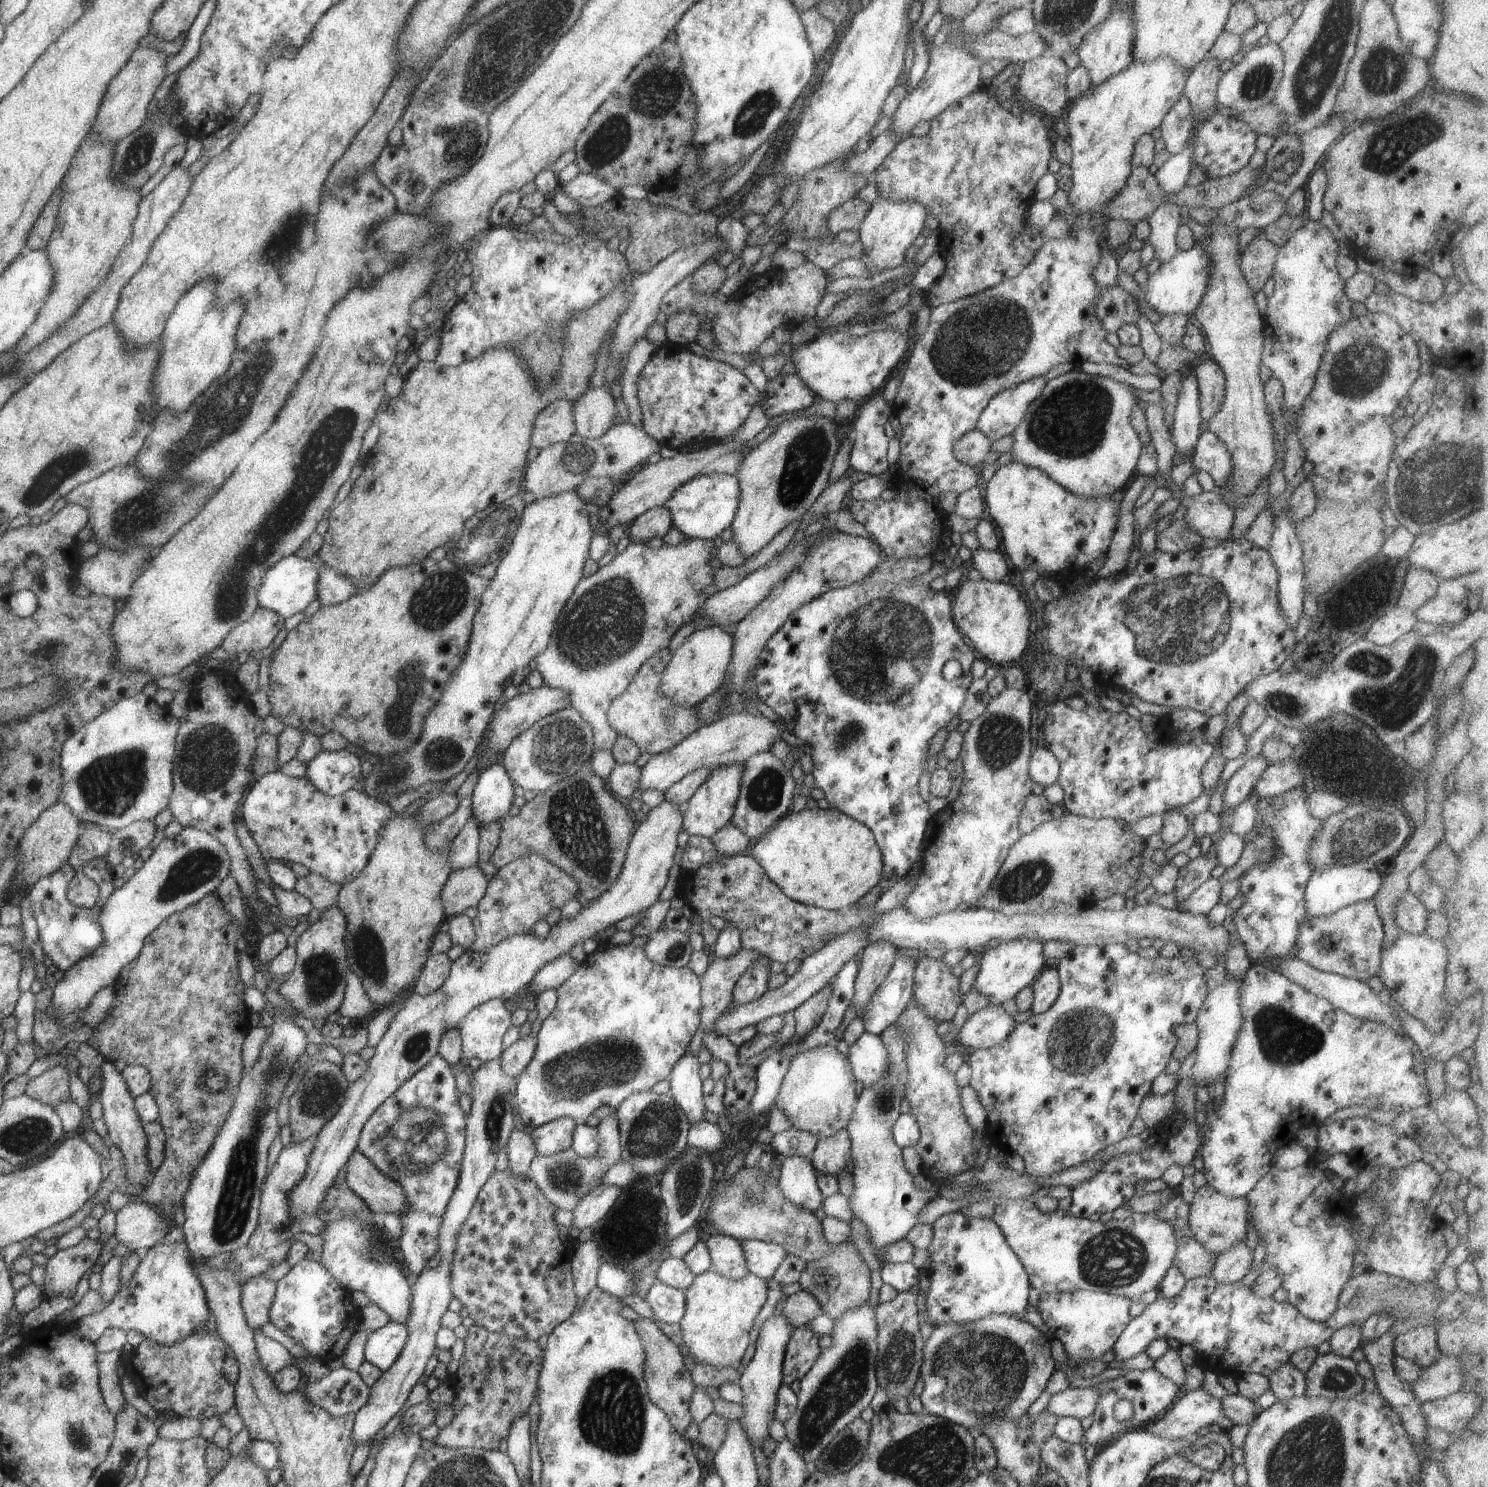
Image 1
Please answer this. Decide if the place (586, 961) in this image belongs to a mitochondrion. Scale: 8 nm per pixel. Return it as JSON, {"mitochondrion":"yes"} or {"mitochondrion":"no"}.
{"mitochondrion":"no"}

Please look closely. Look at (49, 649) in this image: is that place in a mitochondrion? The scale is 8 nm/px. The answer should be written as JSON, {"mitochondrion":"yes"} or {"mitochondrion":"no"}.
{"mitochondrion":"no"}

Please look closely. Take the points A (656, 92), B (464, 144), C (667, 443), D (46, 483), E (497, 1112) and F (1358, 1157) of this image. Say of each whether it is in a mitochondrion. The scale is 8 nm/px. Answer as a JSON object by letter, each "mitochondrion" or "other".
{"A":"mitochondrion","B":"mitochondrion","C":"other","D":"mitochondrion","E":"mitochondrion","F":"other"}

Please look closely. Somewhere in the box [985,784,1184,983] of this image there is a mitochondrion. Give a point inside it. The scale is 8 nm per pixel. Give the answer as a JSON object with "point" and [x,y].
{"point":[1031,878]}

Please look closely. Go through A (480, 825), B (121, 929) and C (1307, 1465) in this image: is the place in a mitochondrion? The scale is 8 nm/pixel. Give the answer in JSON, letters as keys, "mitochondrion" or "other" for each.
{"A":"other","B":"other","C":"mitochondrion"}

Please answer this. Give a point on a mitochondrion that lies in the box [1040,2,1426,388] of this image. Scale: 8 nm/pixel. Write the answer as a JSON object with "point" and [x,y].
{"point":[1384,73]}

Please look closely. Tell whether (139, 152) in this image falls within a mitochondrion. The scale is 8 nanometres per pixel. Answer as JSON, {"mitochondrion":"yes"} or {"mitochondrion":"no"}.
{"mitochondrion":"yes"}

